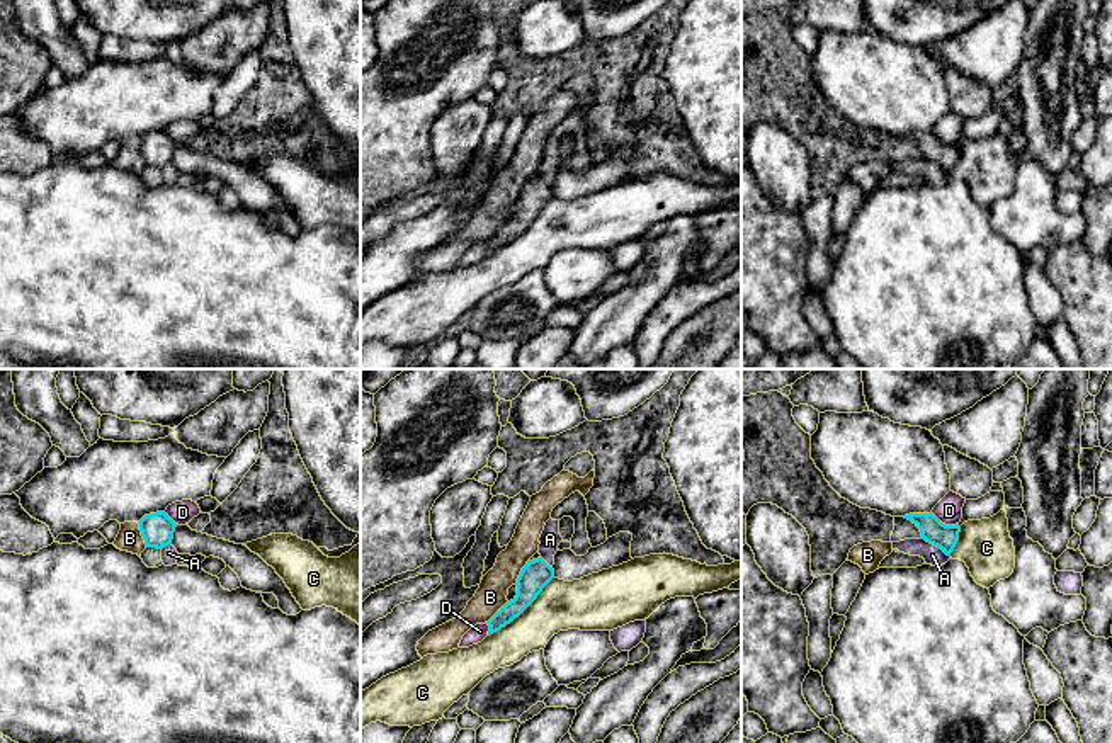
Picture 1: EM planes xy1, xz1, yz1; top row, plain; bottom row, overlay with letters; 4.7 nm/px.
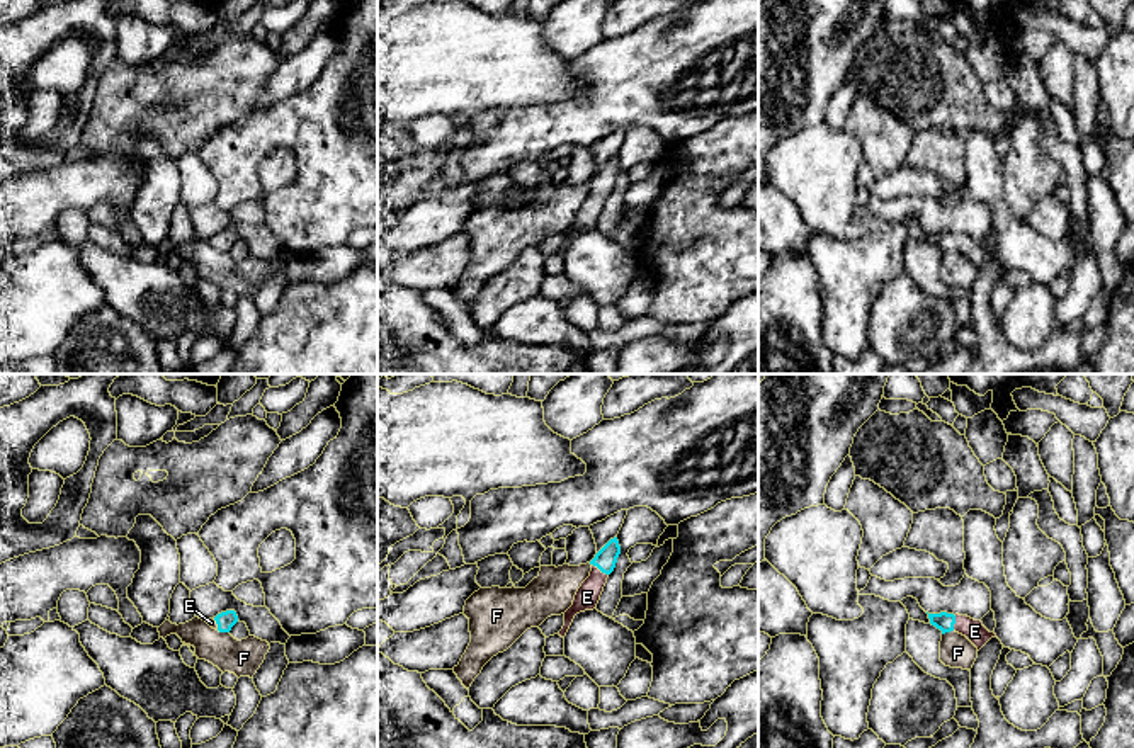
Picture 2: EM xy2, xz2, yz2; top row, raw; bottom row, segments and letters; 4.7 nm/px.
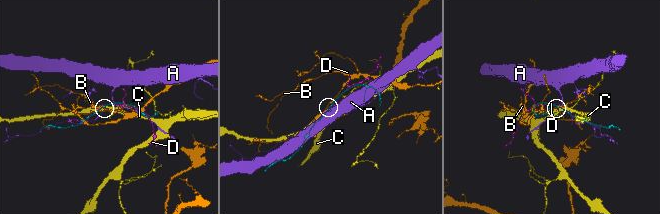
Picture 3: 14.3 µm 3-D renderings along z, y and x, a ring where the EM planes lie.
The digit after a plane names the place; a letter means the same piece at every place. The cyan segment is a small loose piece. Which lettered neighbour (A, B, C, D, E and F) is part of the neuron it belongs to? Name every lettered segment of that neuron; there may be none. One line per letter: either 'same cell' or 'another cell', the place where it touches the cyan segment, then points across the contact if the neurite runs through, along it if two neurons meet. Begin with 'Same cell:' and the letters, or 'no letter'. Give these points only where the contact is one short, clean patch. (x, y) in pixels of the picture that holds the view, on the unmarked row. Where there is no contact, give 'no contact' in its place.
Same cell: E
A: another cell; meets cyan in yz1 at (936, 164); border along yz1 (922, 155), (949, 175)
B: another cell; meets cyan in xy1 at (141, 153); border along xy1 (136, 141), (147, 165)
C: another cell; meets cyan in xz1 at (522, 230)
D: another cell; meets cyan in yz1 at (941, 141)
E: same cell; meets cyan in xz2 at (601, 189); runs through xz2 (606, 177), (601, 189), (587, 216)
F: another cell; meets cyan in xy2 at (223, 250); border along xy2 (218, 249), (228, 252)

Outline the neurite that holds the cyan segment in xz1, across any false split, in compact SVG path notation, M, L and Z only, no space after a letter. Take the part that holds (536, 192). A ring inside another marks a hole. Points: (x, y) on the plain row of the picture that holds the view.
M541 175L527 180L517 197L517 214L507 221L486 243L488 255L500 250L519 236L542 211L542 207L554 197L554 189Z

